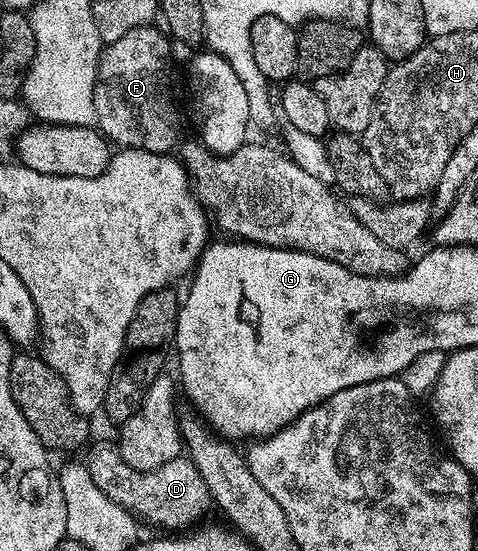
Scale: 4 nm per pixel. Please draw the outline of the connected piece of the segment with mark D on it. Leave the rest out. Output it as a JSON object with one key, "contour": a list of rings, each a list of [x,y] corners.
{"contour":[[[93,440],[87,446],[86,464],[90,471],[90,479],[98,483],[98,488],[114,503],[118,503],[133,517],[141,522],[149,521],[152,525],[162,525],[163,530],[176,531],[179,525],[188,525],[191,521],[199,522],[208,505],[213,504],[212,495],[206,485],[206,479],[198,475],[198,467],[188,460],[187,456],[175,457],[170,463],[164,463],[154,471],[138,471],[126,463],[120,454],[119,444],[112,441]]]}

